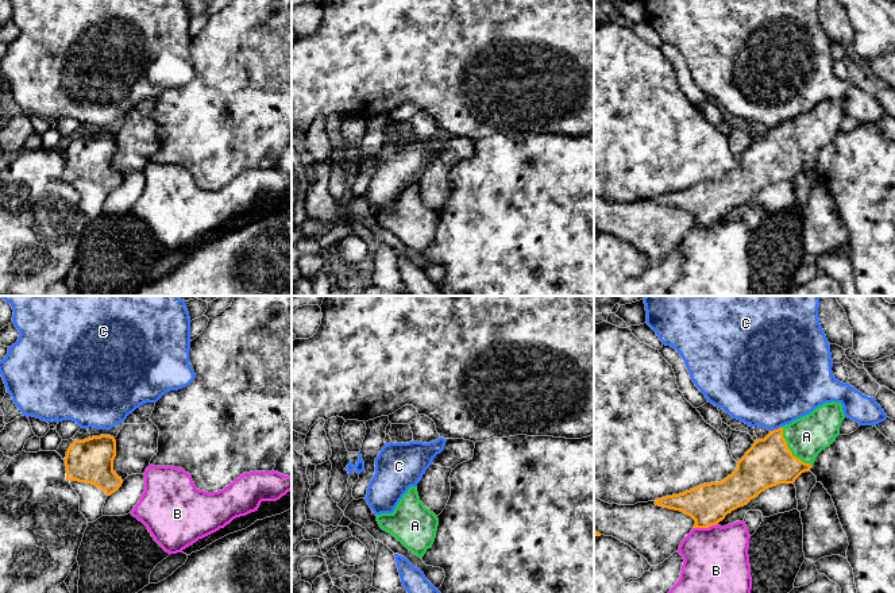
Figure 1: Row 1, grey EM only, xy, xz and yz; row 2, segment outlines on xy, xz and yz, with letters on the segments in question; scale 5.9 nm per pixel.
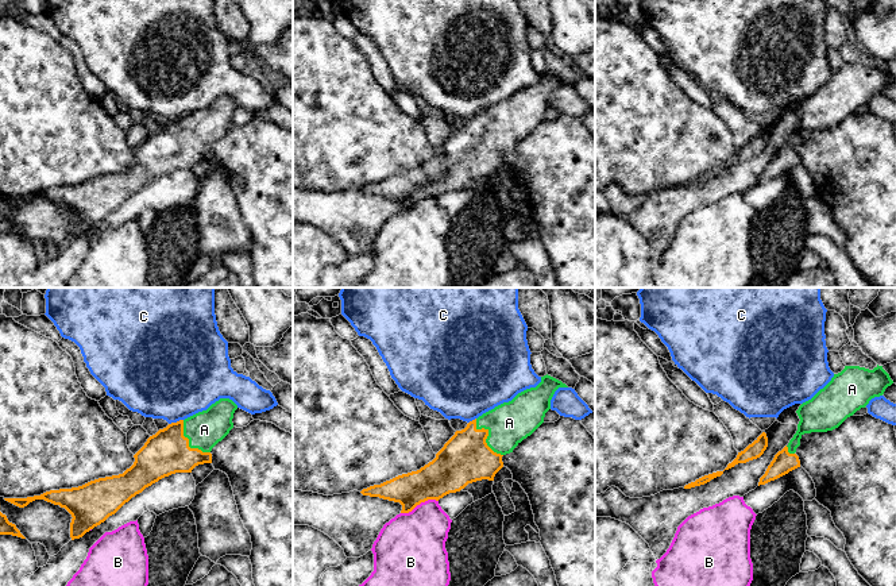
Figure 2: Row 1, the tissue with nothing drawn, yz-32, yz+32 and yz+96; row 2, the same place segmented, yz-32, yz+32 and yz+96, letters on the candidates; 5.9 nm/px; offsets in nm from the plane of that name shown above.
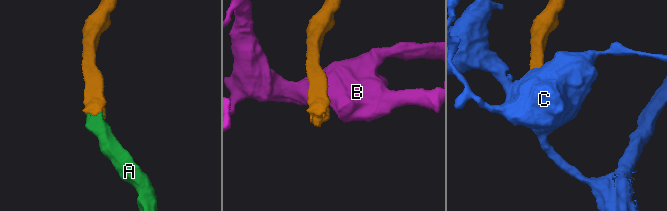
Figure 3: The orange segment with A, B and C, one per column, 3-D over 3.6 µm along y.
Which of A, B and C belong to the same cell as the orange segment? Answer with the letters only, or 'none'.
A

